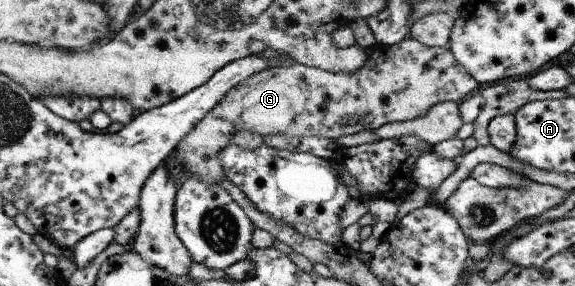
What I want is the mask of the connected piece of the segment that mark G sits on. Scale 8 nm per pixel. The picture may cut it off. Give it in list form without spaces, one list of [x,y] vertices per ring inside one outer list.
[[[413,38],[403,39],[390,47],[379,43],[368,49],[369,56],[353,74],[329,72],[301,63],[289,66],[269,67],[233,86],[225,98],[207,116],[179,140],[175,146],[176,158],[188,172],[199,176],[205,184],[221,184],[227,176],[219,160],[219,152],[231,144],[232,136],[237,132],[255,132],[263,136],[288,135],[297,137],[317,136],[335,140],[344,135],[353,135],[365,130],[375,131],[388,123],[411,121],[429,112],[435,104],[445,101],[458,102],[471,92],[478,92],[481,85],[469,75],[463,65],[453,56],[448,47],[428,47]]]

